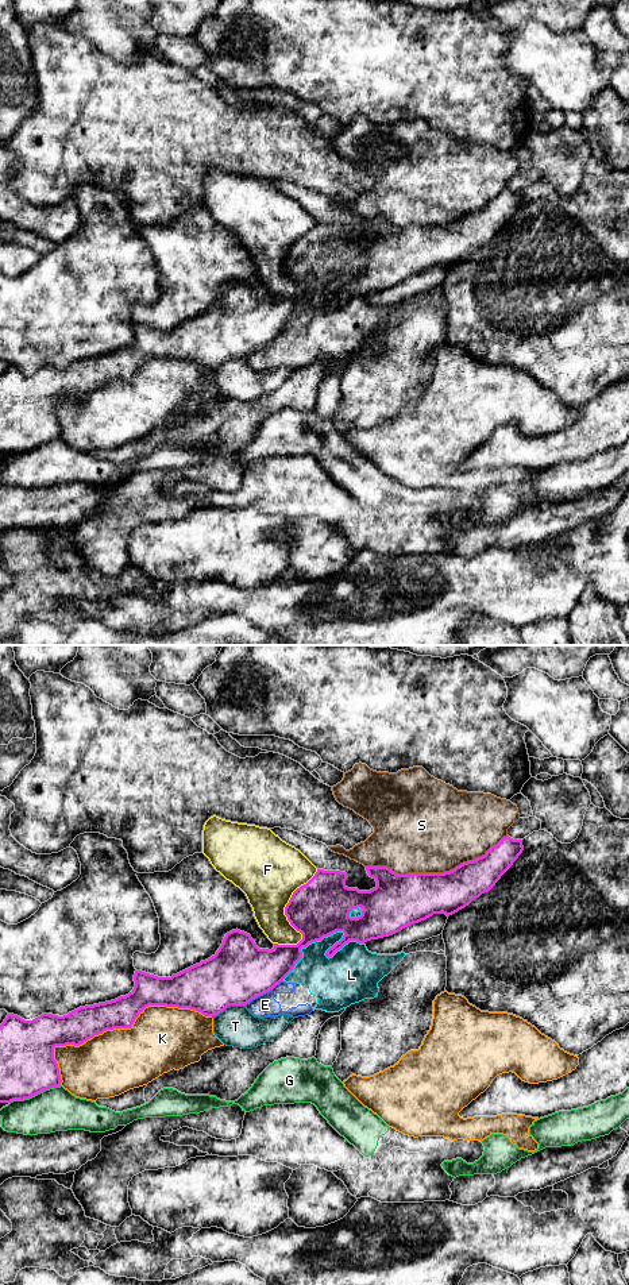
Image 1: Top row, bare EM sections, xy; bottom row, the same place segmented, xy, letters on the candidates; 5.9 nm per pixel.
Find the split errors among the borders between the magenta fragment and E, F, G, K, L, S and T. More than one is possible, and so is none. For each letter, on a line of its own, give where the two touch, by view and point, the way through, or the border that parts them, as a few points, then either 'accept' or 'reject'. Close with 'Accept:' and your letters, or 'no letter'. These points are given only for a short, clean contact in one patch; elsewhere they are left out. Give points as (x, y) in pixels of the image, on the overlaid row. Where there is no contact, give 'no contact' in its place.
E: meets magenta in xy at (263, 992); reject
F: meets magenta in xy at (286, 915); reject
G: meets magenta in xy at (35, 1094); reject
K: meets magenta in xy at (112, 1029); reject
L: meets magenta in xy at (336, 930); reject
S: meets magenta in xy at (436, 873); reject
T: meets magenta in xy at (228, 1006); border along xy (244, 1004), (230, 1004), (212, 1017); reject
Accept: no letter

